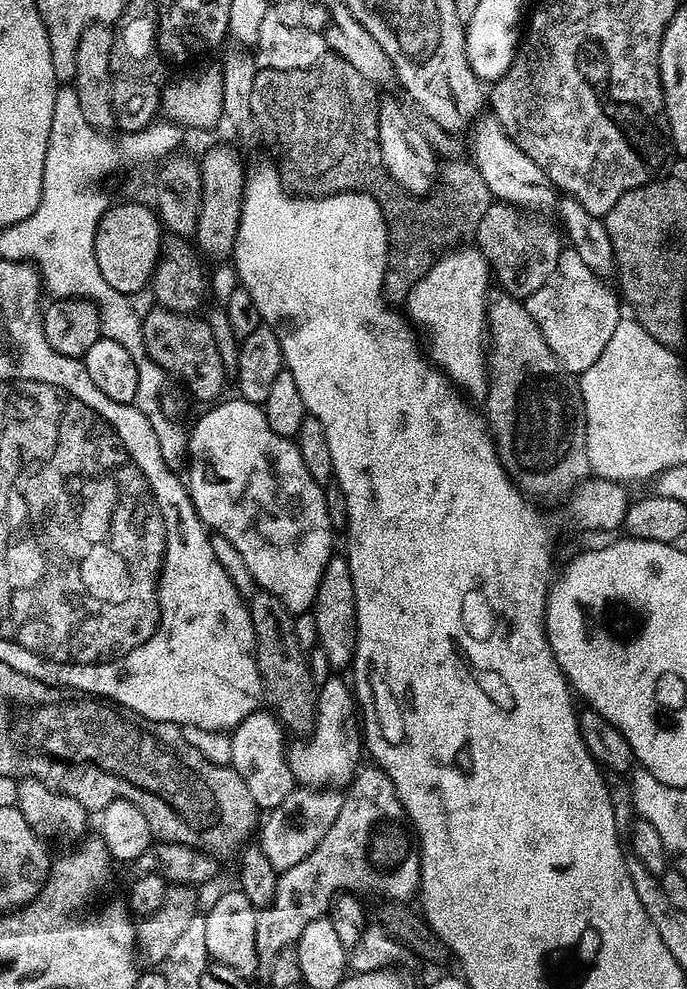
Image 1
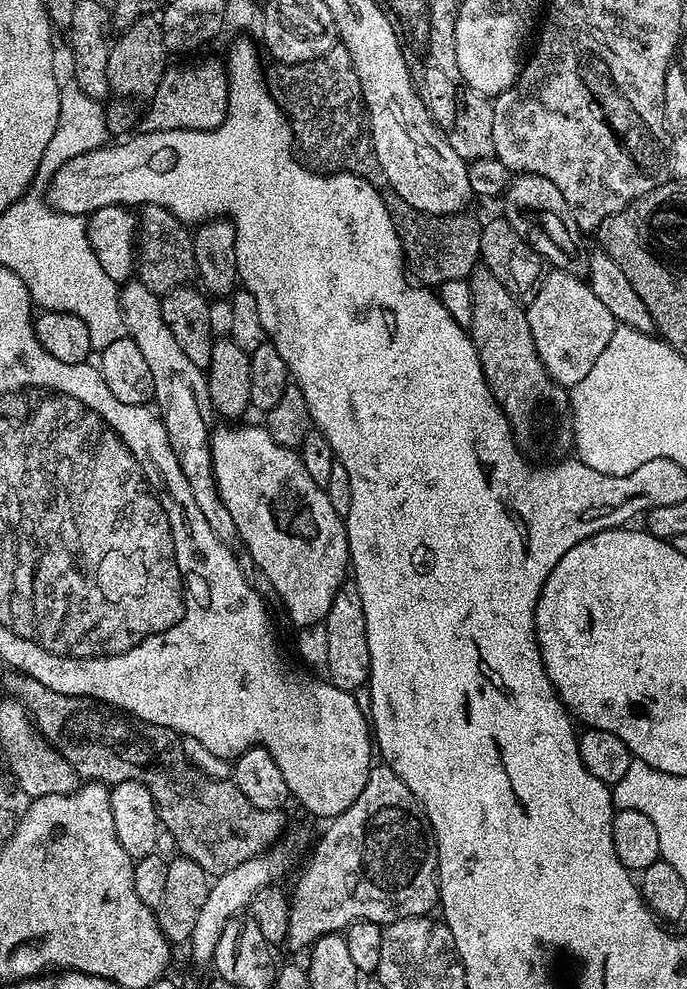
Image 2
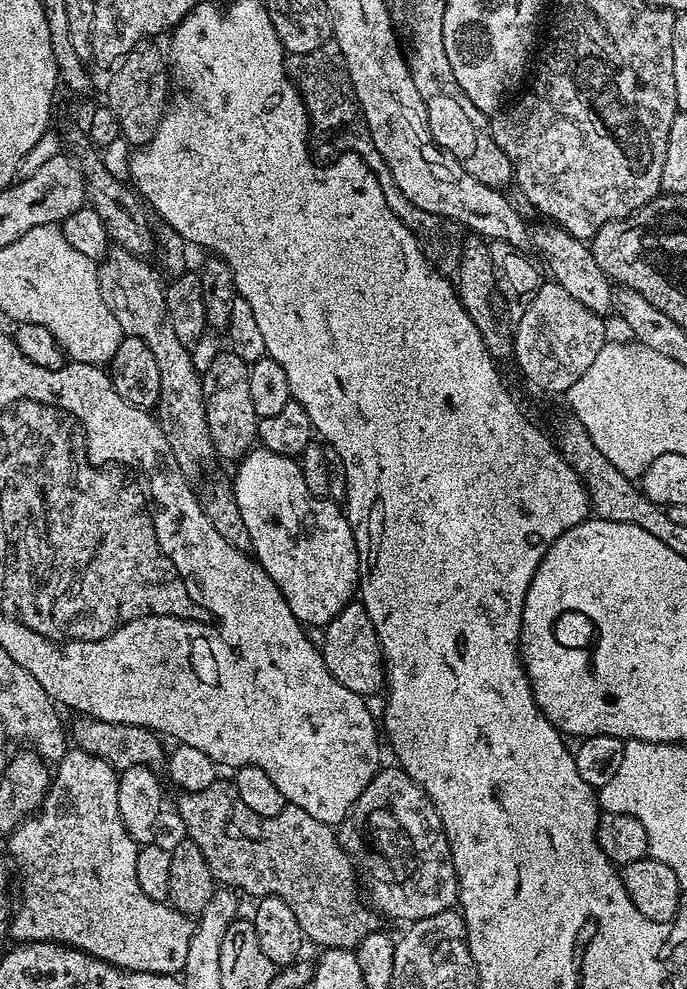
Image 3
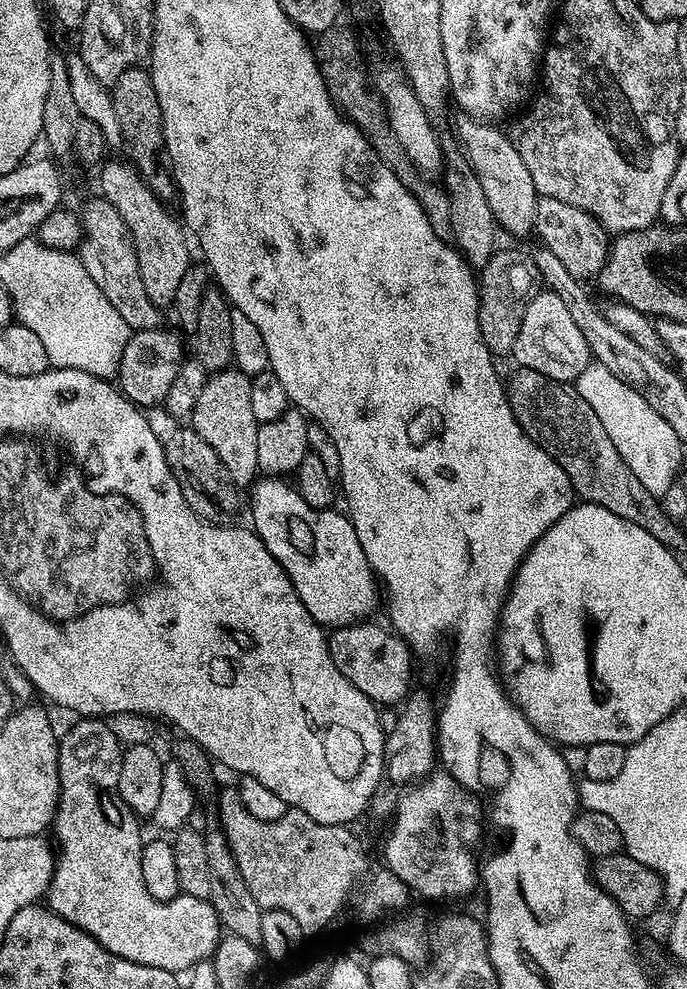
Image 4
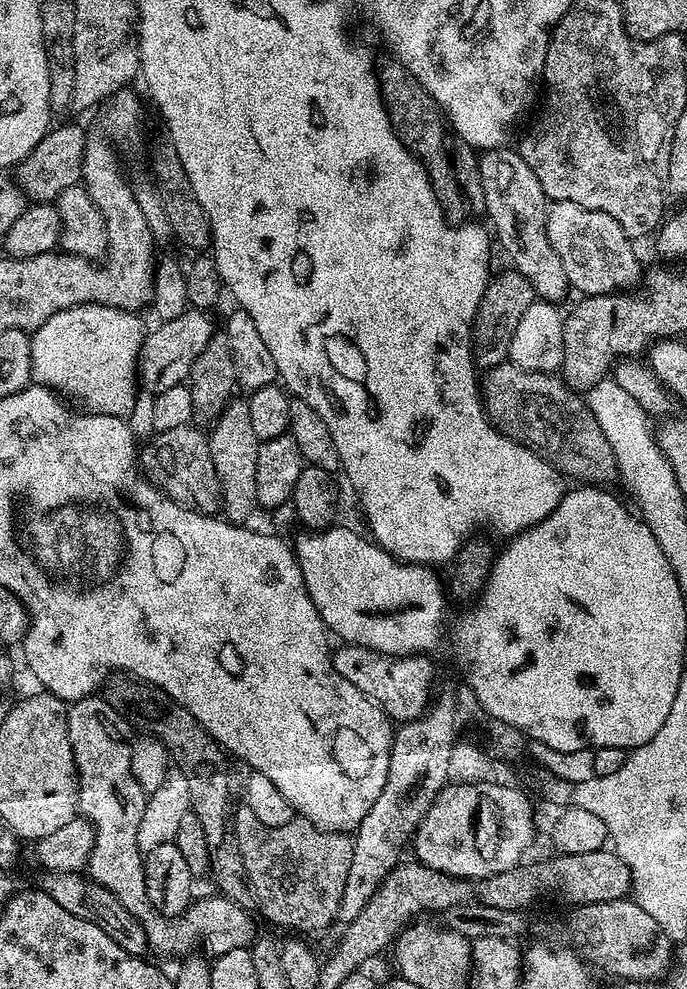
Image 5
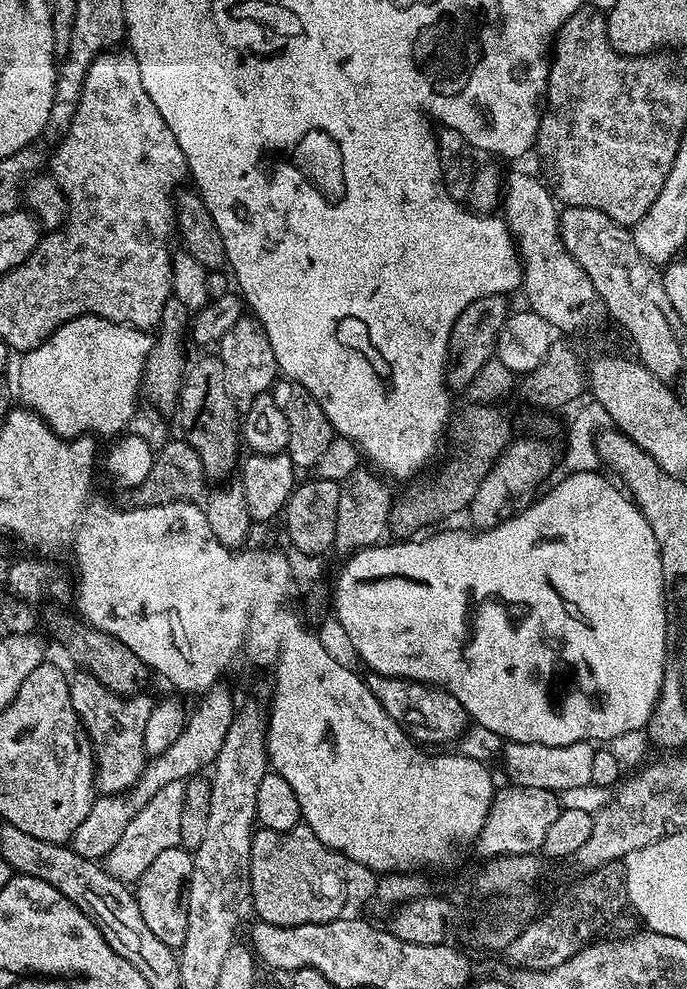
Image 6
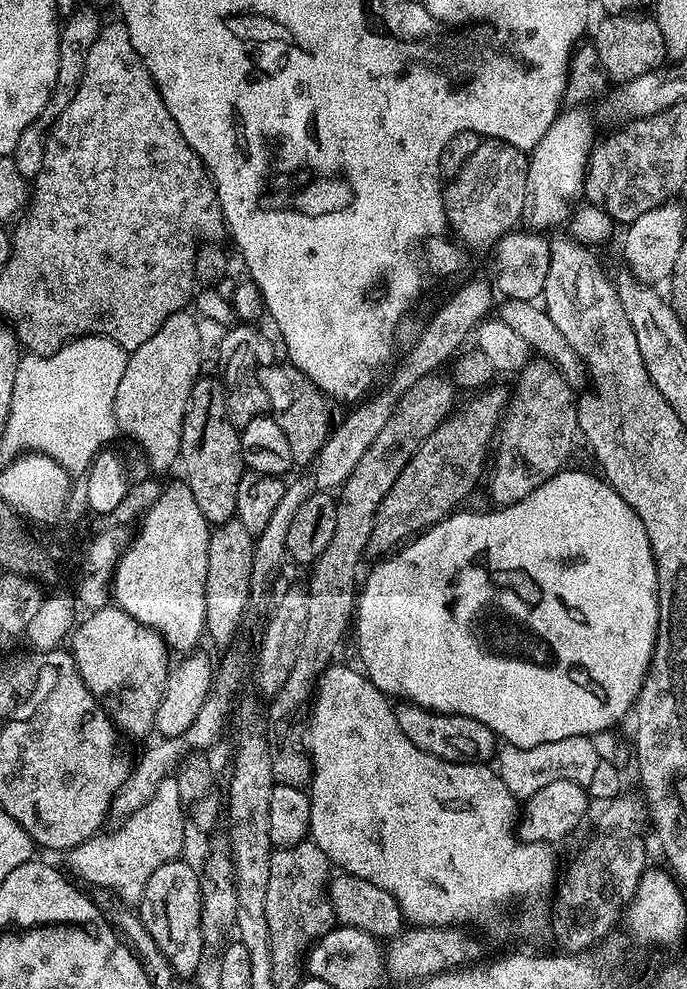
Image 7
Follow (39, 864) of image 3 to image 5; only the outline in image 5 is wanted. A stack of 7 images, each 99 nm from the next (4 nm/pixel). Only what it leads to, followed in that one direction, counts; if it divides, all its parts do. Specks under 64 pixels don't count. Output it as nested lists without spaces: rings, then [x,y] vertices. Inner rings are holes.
[[[93,694],[73,701],[69,705],[67,732],[79,782],[78,812],[83,819],[92,823],[92,829],[96,835],[96,845],[88,859],[87,875],[93,884],[101,884],[143,926],[148,939],[148,947],[153,953],[156,951],[160,956],[184,958],[193,950],[199,949],[196,947],[201,944],[205,948],[203,951],[209,957],[215,958],[227,954],[229,950],[248,948],[256,939],[258,929],[252,925],[251,918],[240,909],[241,905],[229,900],[227,896],[213,894],[213,896],[206,897],[205,900],[197,899],[188,911],[175,918],[169,918],[157,912],[149,902],[144,877],[144,856],[138,846],[138,826],[142,823],[142,814],[148,805],[148,796],[144,788],[138,786],[130,770],[130,754],[134,739],[134,733],[130,727],[132,727],[131,721],[117,707],[114,707],[111,701],[105,702],[102,696]]]

